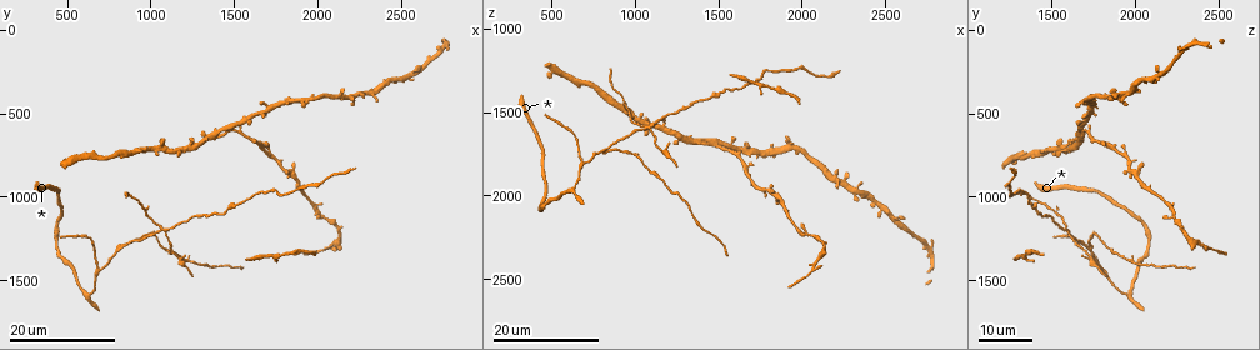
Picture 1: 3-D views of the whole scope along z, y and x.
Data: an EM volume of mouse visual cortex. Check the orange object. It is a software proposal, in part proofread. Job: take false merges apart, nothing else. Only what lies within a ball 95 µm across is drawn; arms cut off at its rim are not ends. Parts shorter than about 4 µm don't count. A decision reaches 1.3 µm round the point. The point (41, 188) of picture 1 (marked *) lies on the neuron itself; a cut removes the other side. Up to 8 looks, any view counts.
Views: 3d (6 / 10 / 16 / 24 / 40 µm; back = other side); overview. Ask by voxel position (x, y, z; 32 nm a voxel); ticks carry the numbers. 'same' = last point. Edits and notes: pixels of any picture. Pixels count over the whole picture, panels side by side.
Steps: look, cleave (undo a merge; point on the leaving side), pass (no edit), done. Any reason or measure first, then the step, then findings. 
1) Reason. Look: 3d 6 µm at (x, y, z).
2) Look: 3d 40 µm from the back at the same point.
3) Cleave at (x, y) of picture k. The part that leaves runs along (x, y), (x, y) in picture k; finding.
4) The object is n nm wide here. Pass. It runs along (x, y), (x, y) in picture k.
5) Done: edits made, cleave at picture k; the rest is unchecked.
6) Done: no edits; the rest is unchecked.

Three-way junction. Look: 3d 16 µm at (840, 1300, 1700).

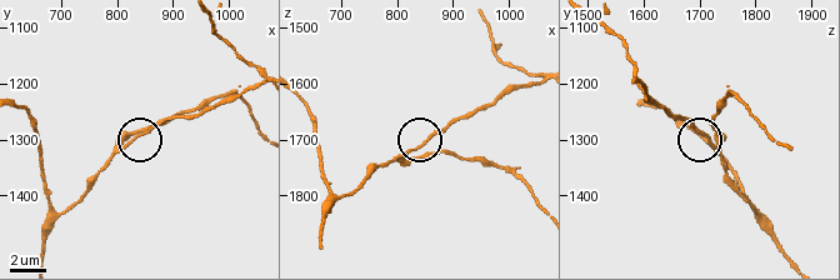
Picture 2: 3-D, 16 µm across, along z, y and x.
Look: 3d 6 µm at (845, 1290, 1705).

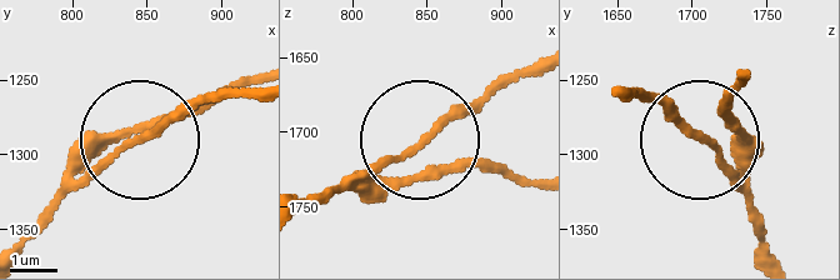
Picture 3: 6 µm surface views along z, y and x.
The object is 150 nm wide here. Pass. It runs along (304, 201), (420, 146), (504, 170) in picture 3; all the same neuron.

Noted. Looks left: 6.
Looks like a crossing. Look: 3d 24 µm at (1060, 1200, 1580).

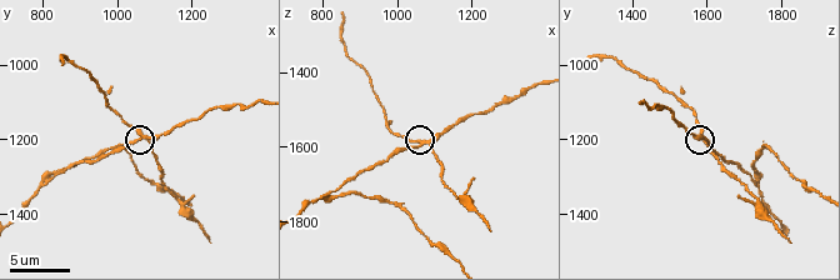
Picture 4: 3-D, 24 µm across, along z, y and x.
Look: 3d 10 µm at (1070, 1190, 1590).

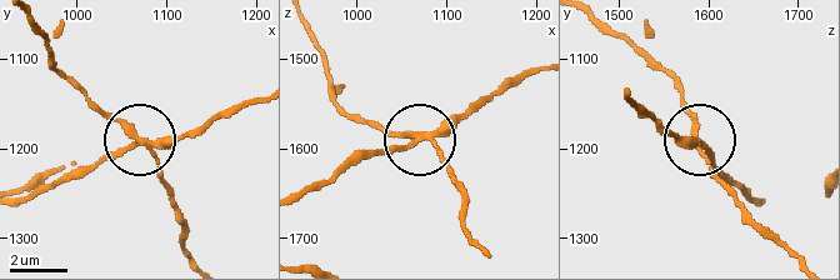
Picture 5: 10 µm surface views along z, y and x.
Cleave at (161, 174) of picture 5. The part that leaves runs along (419, 134), (393, 134), (350, 113), (306, 26) in picture 5; two neurons meet here.

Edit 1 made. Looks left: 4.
Three-way junction. Look: 3d 16 µm at (2060, 1300, 2460).

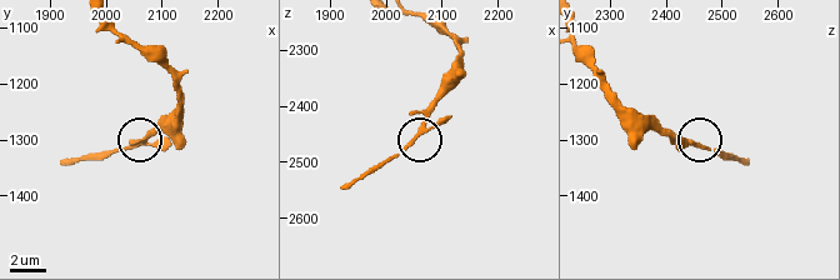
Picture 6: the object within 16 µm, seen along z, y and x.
Look: 3d 6 µm at (2065, 1305, 2445).

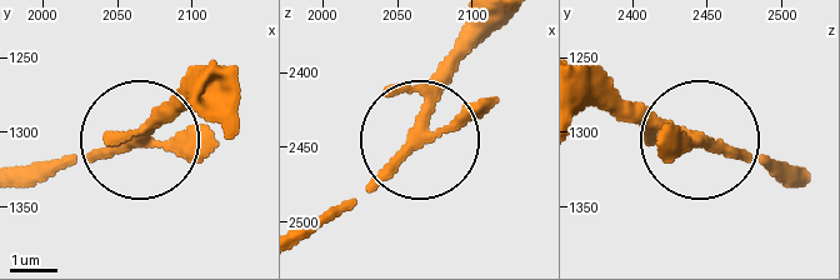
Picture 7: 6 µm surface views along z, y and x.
Pass. Continuous, no second neuron.

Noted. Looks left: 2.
A fork. Look: 3d 24 µm at (680, 1420, 1800).

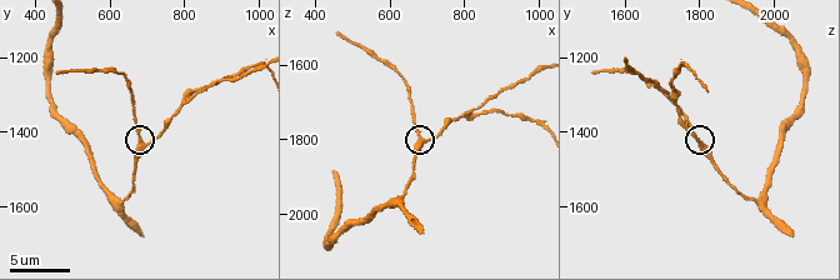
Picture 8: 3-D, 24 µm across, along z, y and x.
Closer look. Look: 3d 10 µm at (680, 1440, 1810).

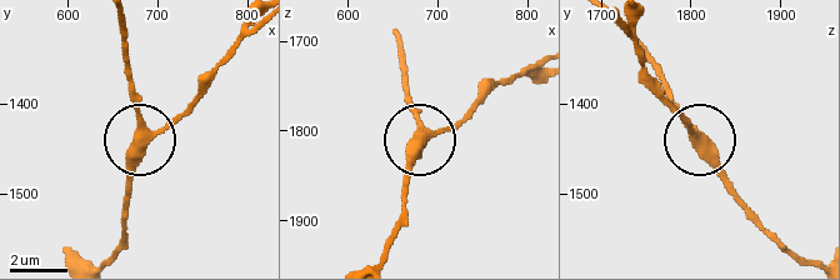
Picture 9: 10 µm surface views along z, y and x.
3 arms meet here. Pass. Continuous, no second neuron.

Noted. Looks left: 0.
Done: edits made, cleave at picture 5; the rest is unchecked.

